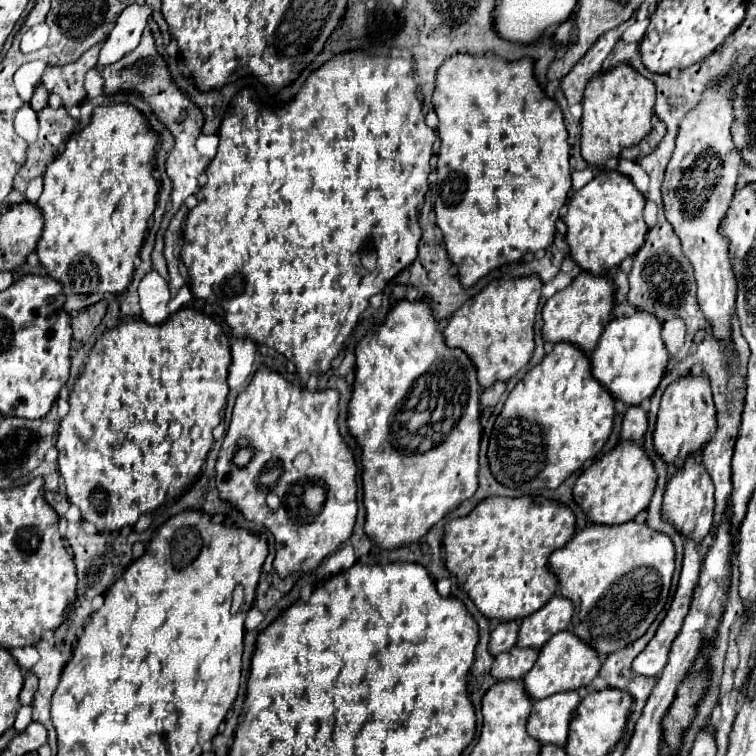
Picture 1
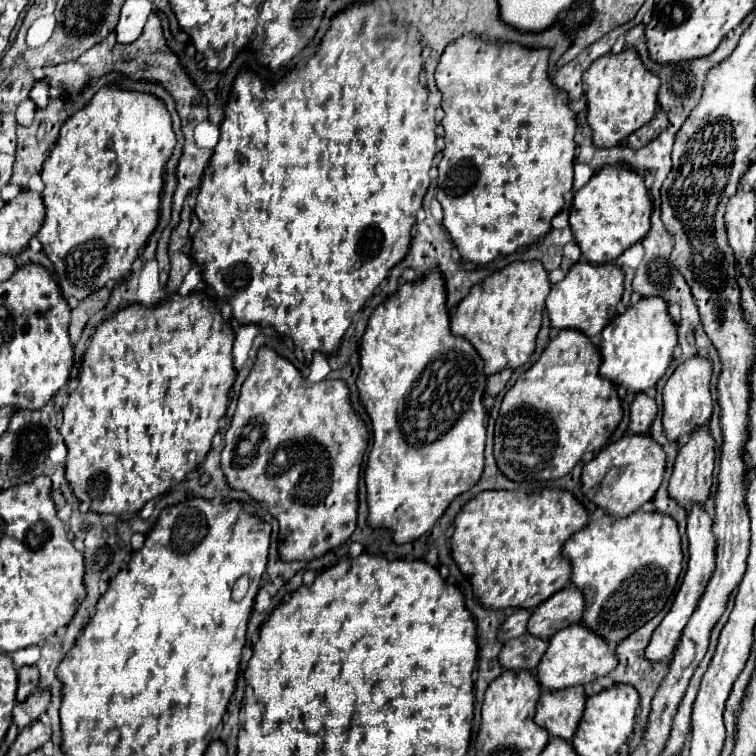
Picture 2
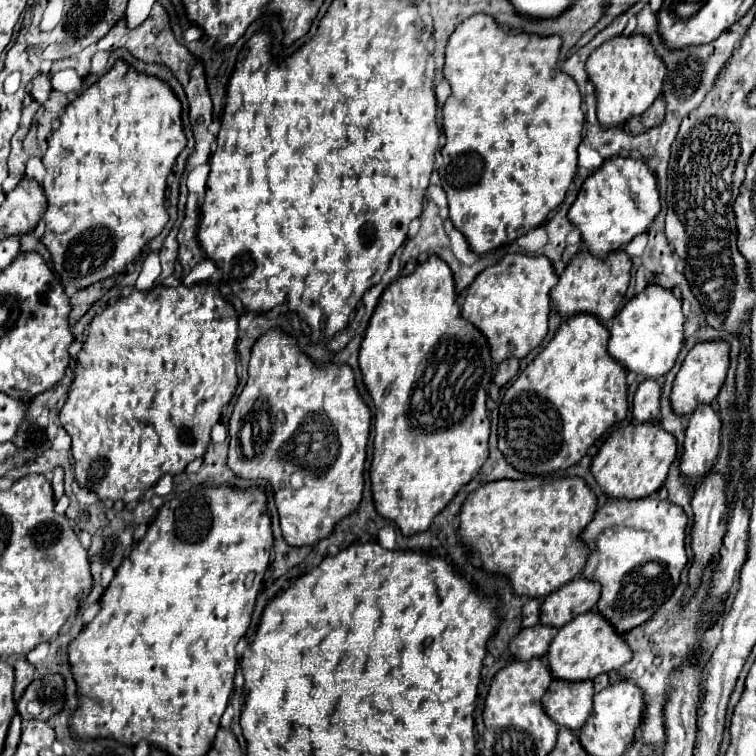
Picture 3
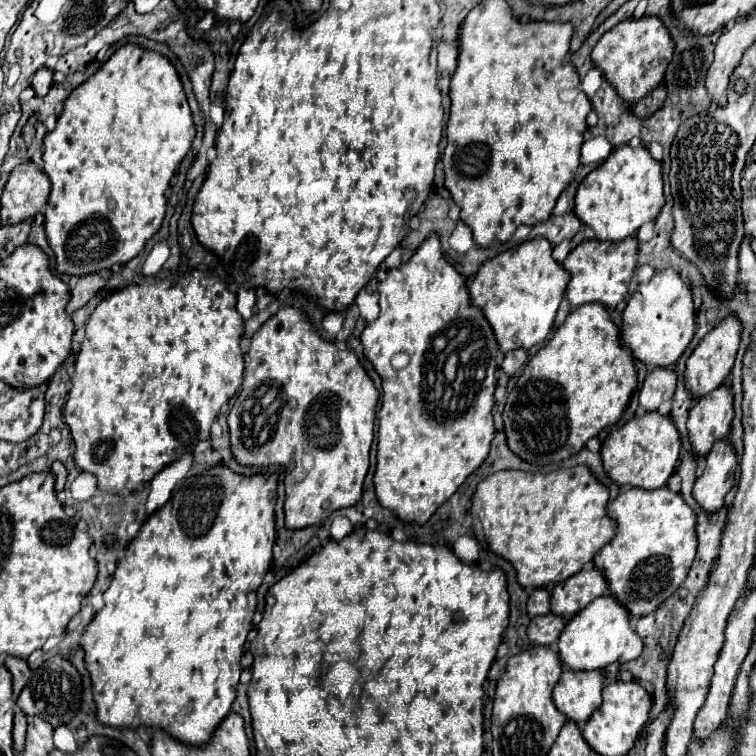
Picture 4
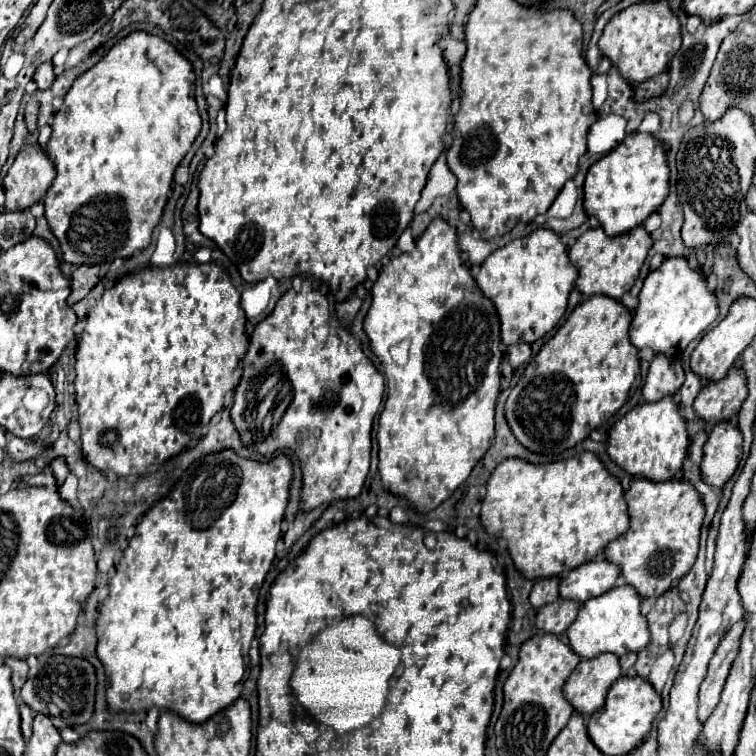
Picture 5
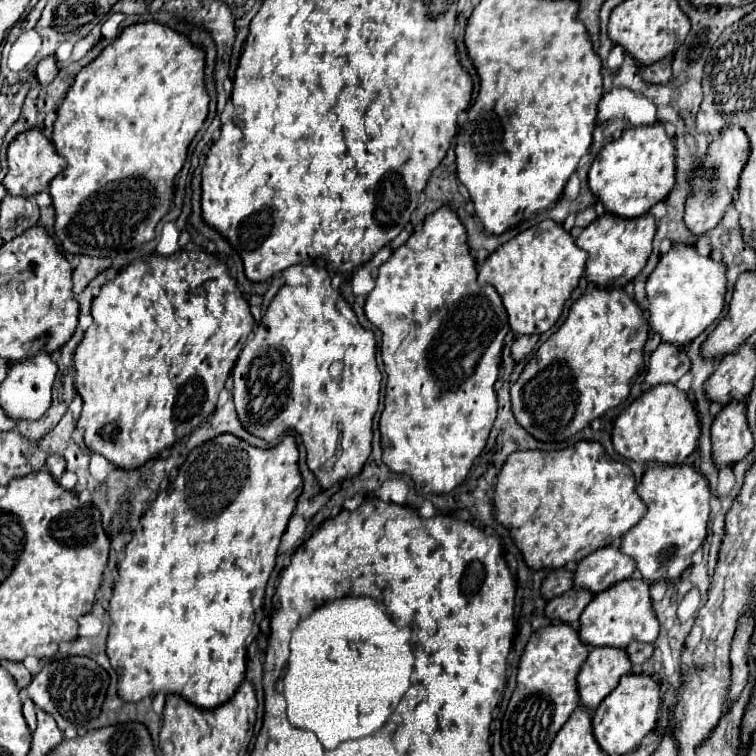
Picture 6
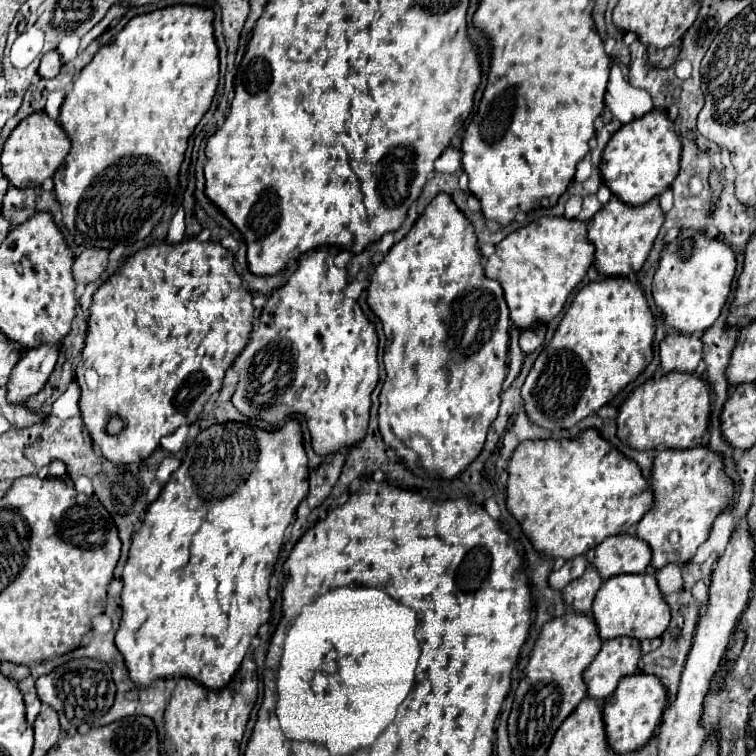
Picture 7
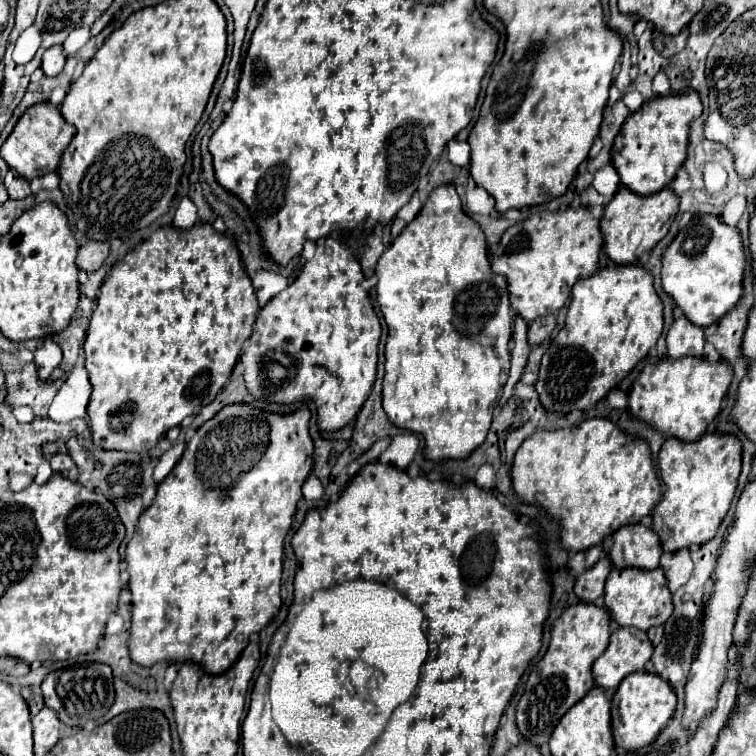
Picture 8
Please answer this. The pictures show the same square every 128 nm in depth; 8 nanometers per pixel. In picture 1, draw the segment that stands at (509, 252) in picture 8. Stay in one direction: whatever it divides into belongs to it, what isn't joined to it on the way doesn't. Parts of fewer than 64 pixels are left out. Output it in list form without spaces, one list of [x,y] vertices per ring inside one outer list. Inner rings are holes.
[[[536,274],[518,278],[500,278],[482,288],[474,298],[464,302],[444,328],[444,340],[452,348],[462,348],[478,368],[480,386],[488,388],[496,380],[510,380],[522,370],[534,352],[534,320],[542,294],[542,282]]]

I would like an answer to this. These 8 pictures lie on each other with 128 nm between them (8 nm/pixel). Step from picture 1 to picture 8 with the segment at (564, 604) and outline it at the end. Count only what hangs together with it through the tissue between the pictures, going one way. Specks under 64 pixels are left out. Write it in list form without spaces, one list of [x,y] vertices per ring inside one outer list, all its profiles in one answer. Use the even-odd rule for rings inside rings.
[[[628,524],[616,530],[612,536],[614,544],[610,548],[610,558],[614,568],[638,566],[644,570],[654,570],[660,566],[660,538],[650,526],[644,524]]]

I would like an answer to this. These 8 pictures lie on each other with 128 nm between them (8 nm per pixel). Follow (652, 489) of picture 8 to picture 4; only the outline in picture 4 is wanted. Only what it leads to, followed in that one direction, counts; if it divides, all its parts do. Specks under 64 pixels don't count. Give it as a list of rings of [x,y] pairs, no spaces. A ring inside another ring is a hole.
[[[588,468],[554,470],[548,474],[502,470],[478,484],[470,506],[470,514],[474,518],[472,528],[488,542],[490,550],[512,562],[522,588],[546,588],[580,572],[584,564],[588,564],[596,552],[614,538],[618,526],[606,512],[608,500],[608,488],[590,474]]]

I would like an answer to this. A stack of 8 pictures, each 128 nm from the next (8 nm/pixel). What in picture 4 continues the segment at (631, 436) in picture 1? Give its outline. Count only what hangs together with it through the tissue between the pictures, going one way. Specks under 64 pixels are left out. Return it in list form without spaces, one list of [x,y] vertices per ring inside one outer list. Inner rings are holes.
[[[660,366],[652,368],[640,390],[640,406],[644,410],[658,410],[662,402],[672,398],[676,390],[676,380],[678,376],[674,368],[668,368],[668,370],[660,370]]]

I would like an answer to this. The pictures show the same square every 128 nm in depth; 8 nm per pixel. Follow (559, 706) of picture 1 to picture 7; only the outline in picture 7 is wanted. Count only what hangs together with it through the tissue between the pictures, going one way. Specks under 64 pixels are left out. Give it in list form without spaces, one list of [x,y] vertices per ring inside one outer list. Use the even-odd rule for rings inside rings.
[[[612,638],[602,644],[602,650],[594,662],[584,670],[584,682],[588,686],[588,696],[594,700],[608,698],[622,676],[636,674],[642,660],[638,638]]]

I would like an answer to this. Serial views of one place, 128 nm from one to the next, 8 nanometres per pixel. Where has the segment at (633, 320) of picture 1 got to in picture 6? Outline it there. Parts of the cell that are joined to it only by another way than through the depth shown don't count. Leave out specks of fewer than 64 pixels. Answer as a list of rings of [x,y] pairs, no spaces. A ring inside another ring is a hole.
[[[674,244],[648,276],[646,296],[652,302],[648,308],[652,332],[658,332],[662,342],[686,346],[700,336],[724,308],[726,264],[716,262],[712,256],[700,256],[690,244]]]

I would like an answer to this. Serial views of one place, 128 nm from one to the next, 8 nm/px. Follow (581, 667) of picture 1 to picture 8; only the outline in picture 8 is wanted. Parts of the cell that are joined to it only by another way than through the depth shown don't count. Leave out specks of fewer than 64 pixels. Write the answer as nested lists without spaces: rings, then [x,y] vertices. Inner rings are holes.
[[[622,568],[612,570],[604,590],[604,604],[610,610],[612,620],[618,626],[636,626],[648,630],[652,626],[664,624],[672,614],[672,594],[668,590],[668,580],[662,568],[640,570],[640,568]]]

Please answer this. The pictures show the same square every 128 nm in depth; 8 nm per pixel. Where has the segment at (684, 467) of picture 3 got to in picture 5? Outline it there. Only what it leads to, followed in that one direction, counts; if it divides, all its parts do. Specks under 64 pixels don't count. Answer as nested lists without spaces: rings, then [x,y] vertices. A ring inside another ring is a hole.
[[[732,366],[720,382],[708,382],[700,390],[698,398],[694,400],[694,412],[710,424],[732,420],[746,398],[748,388],[744,370],[740,366]]]

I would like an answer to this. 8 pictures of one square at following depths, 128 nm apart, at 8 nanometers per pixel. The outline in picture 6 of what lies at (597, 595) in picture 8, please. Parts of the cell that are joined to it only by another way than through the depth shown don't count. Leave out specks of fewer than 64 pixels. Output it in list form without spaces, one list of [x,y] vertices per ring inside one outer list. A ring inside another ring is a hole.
[[[572,588],[566,594],[552,598],[546,606],[546,614],[556,620],[556,616],[572,626],[578,626],[578,620],[584,612],[584,608],[588,606],[588,602],[594,598],[594,594],[590,590],[584,588]]]

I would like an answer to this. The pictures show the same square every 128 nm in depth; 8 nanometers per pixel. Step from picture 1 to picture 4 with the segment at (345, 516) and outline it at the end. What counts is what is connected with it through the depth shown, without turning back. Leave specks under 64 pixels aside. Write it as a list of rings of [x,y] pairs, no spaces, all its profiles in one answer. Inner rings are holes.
[[[294,306],[280,308],[252,336],[252,344],[250,344],[248,360],[246,360],[246,370],[244,370],[242,392],[236,394],[234,406],[232,406],[230,414],[228,414],[232,452],[234,452],[234,458],[240,464],[244,464],[244,466],[280,464],[280,466],[286,468],[286,478],[284,478],[284,484],[286,484],[286,504],[284,504],[284,512],[286,512],[286,526],[288,528],[306,528],[306,526],[312,526],[312,524],[320,524],[320,522],[324,522],[328,518],[330,512],[354,506],[360,500],[360,496],[362,496],[362,482],[364,482],[366,472],[368,472],[368,452],[370,452],[372,438],[374,438],[374,420],[376,420],[378,396],[380,394],[378,394],[378,390],[374,386],[374,380],[368,376],[366,368],[356,358],[356,354],[350,348],[346,348],[346,346],[338,346],[336,342],[324,340],[320,336],[320,332],[316,330],[316,326],[310,322],[308,314],[304,310],[300,310],[300,308],[294,308]]]

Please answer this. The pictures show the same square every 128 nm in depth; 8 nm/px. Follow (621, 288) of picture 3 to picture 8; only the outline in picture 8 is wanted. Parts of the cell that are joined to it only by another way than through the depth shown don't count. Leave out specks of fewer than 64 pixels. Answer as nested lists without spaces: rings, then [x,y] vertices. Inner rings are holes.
[[[620,186],[612,202],[604,208],[604,216],[600,220],[600,230],[604,234],[604,250],[608,258],[616,264],[636,264],[642,252],[652,250],[668,234],[678,214],[678,204],[680,198],[670,188],[664,188],[650,196],[640,196],[626,186]]]

